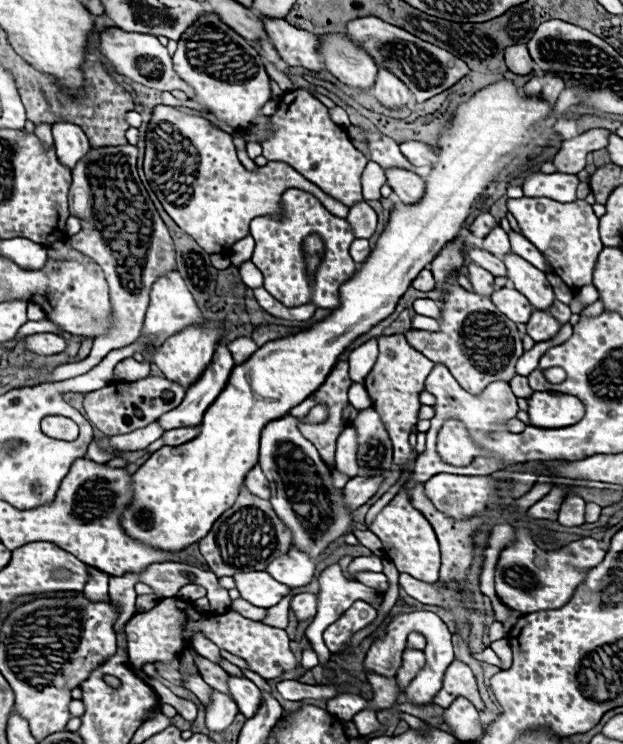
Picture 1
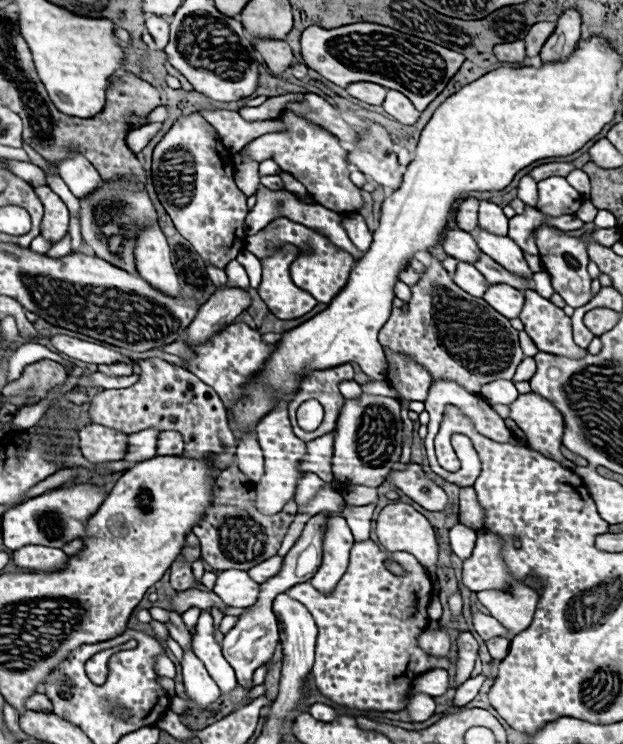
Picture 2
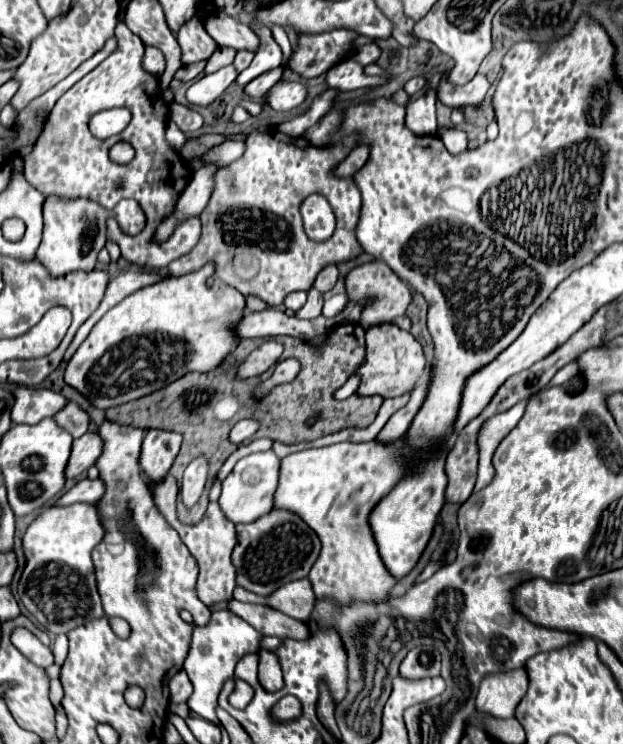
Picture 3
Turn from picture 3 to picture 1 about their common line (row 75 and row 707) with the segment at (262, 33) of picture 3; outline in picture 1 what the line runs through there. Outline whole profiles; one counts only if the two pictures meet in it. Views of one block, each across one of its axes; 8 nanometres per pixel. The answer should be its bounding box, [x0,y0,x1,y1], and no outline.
[230,676,262,718]

